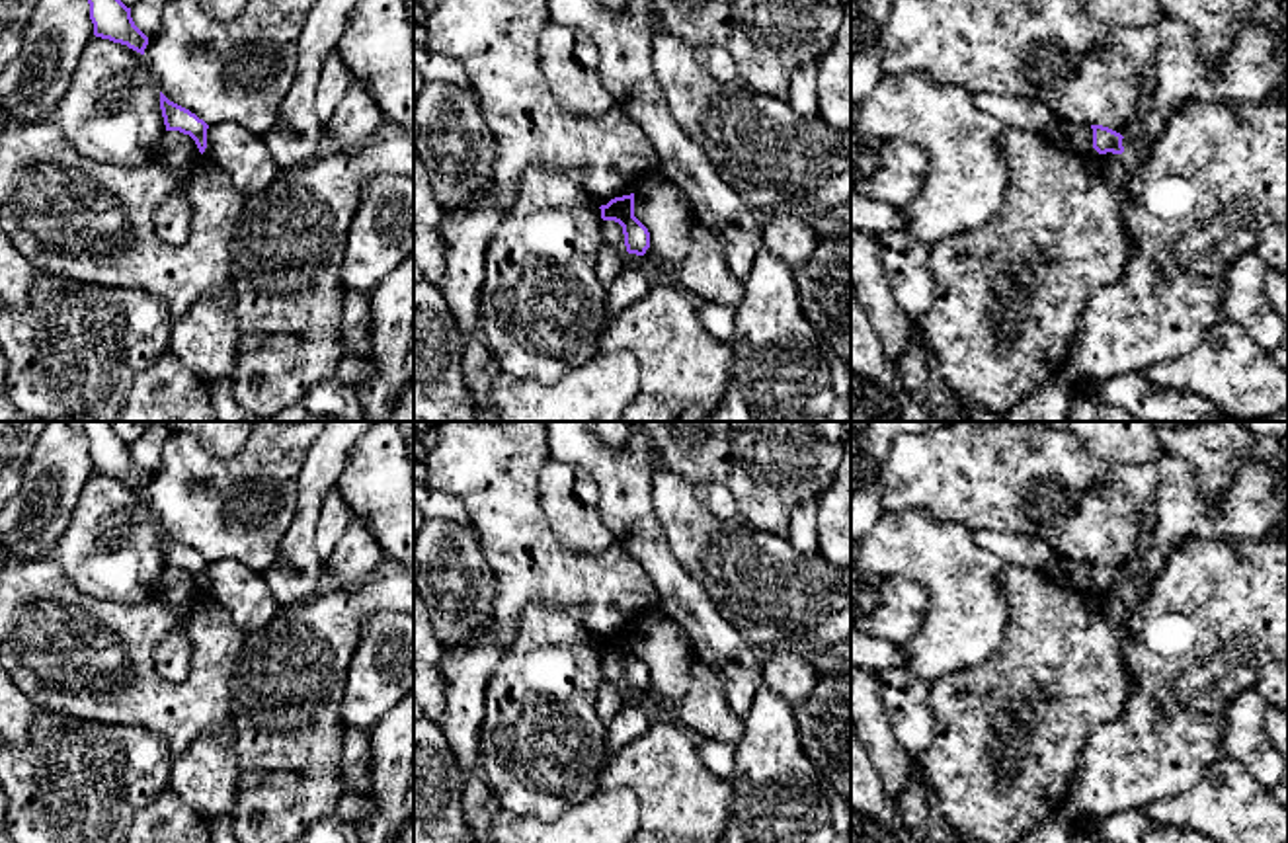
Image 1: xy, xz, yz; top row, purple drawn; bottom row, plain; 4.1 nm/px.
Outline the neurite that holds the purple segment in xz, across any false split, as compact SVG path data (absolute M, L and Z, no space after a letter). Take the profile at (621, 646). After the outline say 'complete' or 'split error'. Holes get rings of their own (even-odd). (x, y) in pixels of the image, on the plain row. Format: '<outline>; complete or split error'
M634 630L615 634L601 642L601 656L615 658L623 663L624 683L628 691L644 693L650 685L648 665L634 654Z; complete

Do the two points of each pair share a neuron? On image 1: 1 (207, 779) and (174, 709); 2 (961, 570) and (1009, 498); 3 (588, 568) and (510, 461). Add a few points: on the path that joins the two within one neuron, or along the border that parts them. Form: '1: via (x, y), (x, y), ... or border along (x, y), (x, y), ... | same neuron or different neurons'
1: border along (229, 721), (205, 730), (174, 758) | different neurons
2: border along (927, 512), (943, 521), (959, 521), (968, 531) | different neurons
3: via (557, 559), (510, 512), (510, 492) | same neuron

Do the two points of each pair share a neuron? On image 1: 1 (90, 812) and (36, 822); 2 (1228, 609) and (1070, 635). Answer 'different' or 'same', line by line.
1: same
2: different

